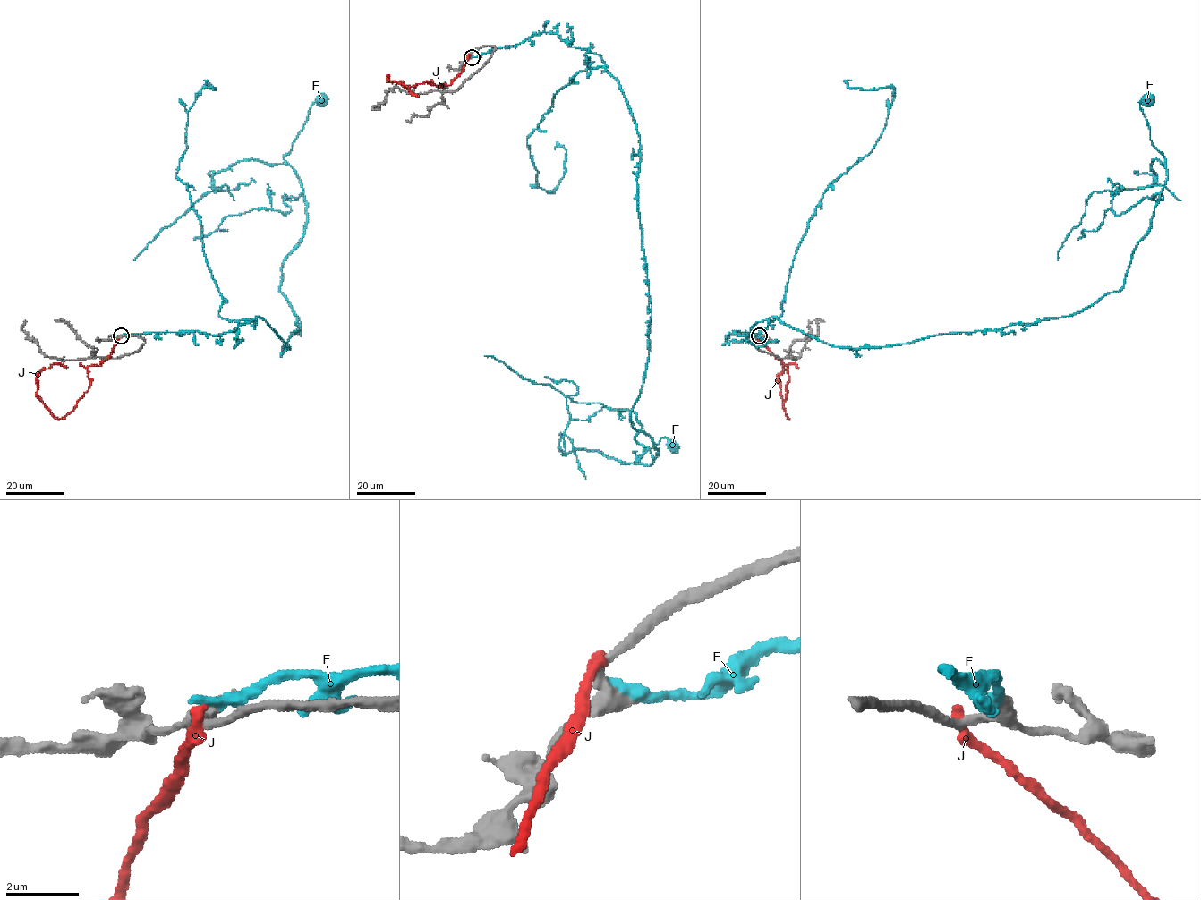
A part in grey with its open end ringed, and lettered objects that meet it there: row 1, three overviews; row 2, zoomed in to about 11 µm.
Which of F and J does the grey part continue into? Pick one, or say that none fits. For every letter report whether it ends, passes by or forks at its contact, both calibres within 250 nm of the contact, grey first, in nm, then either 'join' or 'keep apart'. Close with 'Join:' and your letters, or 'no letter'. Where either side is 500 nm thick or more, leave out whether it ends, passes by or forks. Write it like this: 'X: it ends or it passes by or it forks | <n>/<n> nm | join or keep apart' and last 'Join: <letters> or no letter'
F: it ends | 360/400 nm | keep apart
J: it ends | 240/360 nm | keep apart
Join: no letter

